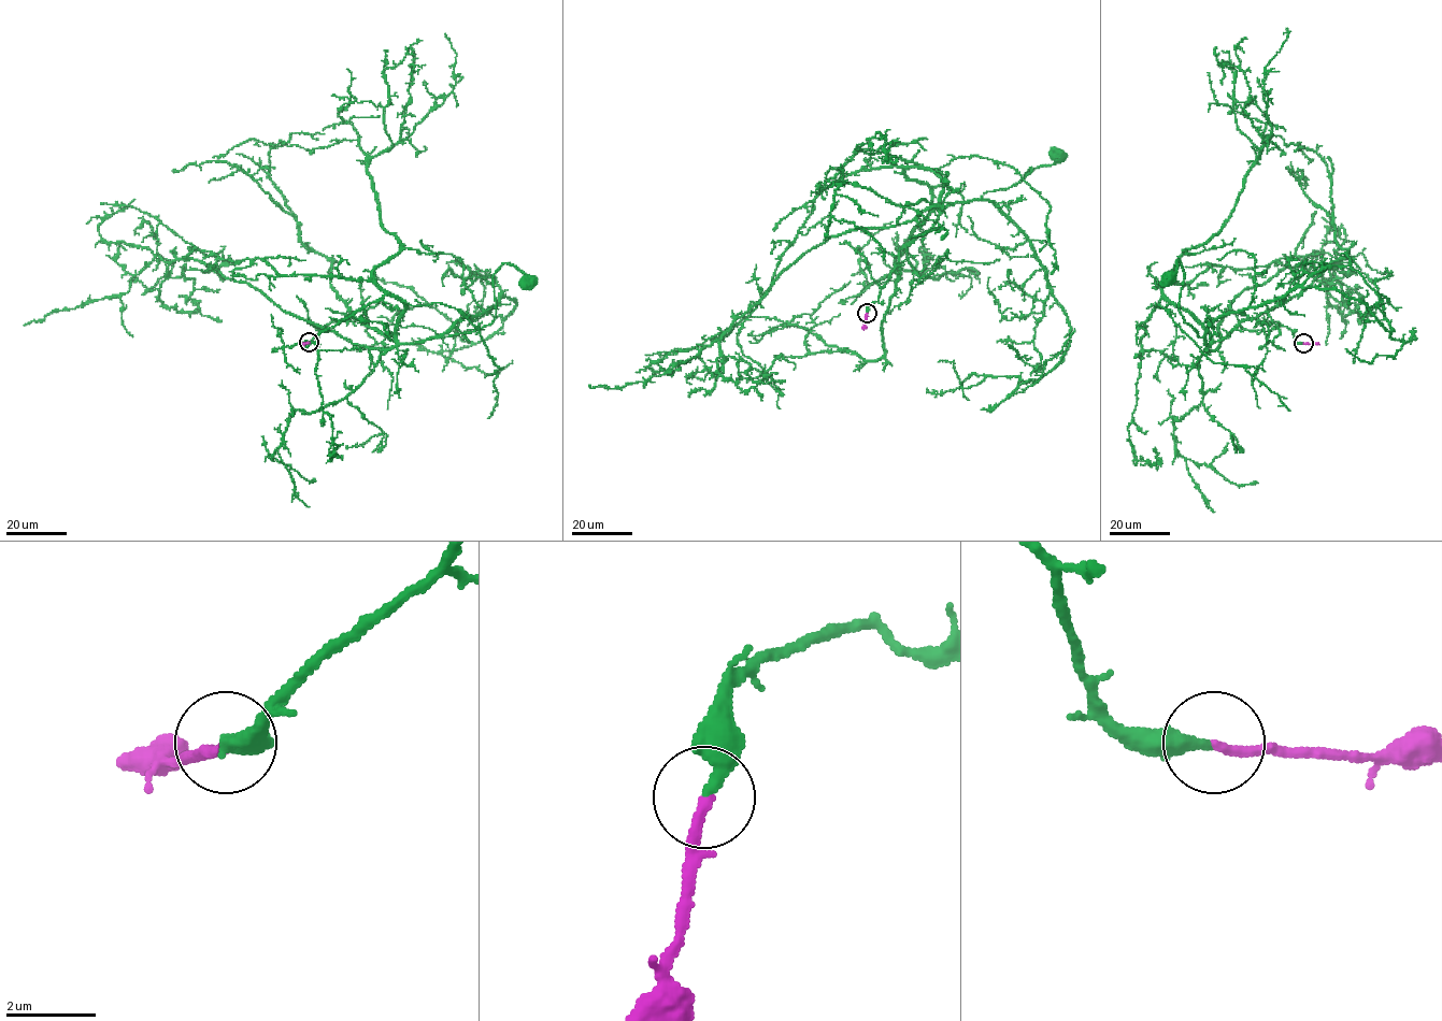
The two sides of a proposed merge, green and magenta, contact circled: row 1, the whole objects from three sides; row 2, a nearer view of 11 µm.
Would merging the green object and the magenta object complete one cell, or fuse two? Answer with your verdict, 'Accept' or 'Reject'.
Accept

